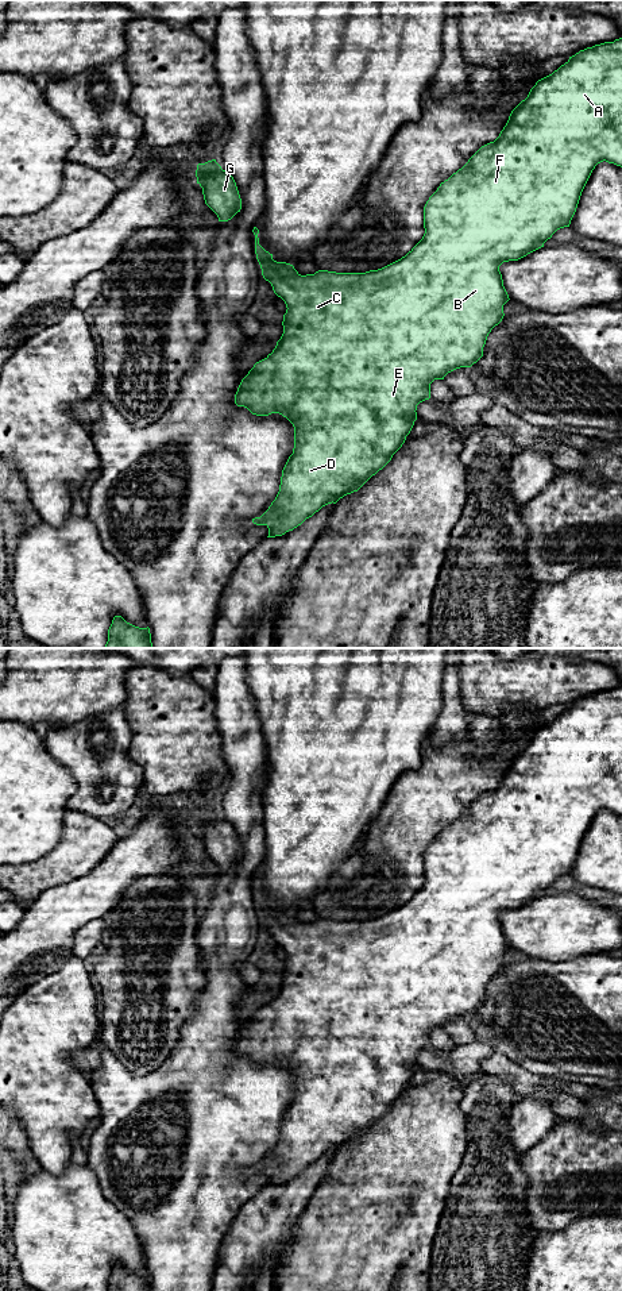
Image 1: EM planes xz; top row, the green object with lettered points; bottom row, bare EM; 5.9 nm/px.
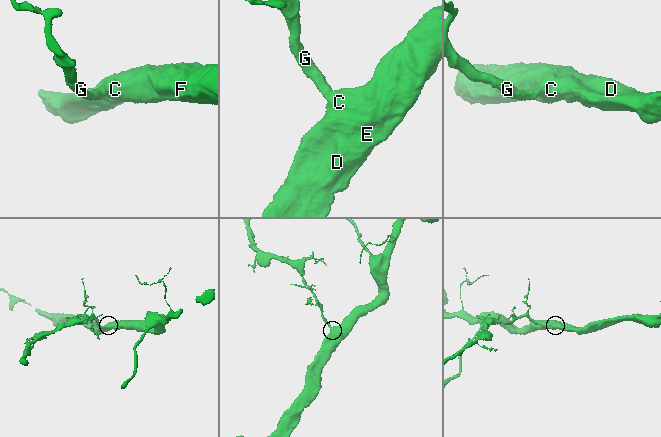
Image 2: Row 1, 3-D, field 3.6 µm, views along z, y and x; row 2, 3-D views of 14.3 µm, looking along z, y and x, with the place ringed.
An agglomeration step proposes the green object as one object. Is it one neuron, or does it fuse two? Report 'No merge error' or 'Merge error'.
No merge error

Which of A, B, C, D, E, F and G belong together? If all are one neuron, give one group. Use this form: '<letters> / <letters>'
A B C D E F G

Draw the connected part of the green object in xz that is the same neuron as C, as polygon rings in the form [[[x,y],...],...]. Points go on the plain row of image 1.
[[[622,686],[580,698],[552,722],[537,729],[528,745],[511,759],[499,785],[494,790],[482,794],[461,817],[441,831],[437,839],[429,845],[424,855],[425,882],[401,907],[382,917],[366,921],[318,918],[314,922],[301,924],[293,913],[273,907],[273,902],[259,893],[259,878],[254,875],[255,902],[262,917],[262,924],[271,932],[274,941],[285,949],[287,957],[283,963],[283,982],[281,987],[277,990],[273,1001],[256,1010],[242,1028],[235,1043],[235,1052],[247,1056],[256,1064],[279,1061],[294,1075],[294,1097],[282,1118],[279,1140],[268,1157],[260,1165],[252,1167],[254,1172],[268,1176],[267,1186],[282,1184],[293,1179],[322,1155],[332,1151],[336,1152],[344,1144],[358,1140],[391,1109],[393,1103],[405,1091],[417,1068],[417,1053],[430,1047],[430,1032],[434,1028],[444,1028],[448,1021],[456,1017],[471,1016],[483,1005],[487,984],[502,970],[505,964],[503,953],[510,948],[503,934],[499,914],[503,910],[518,909],[544,895],[544,891],[557,878],[569,875],[592,818],[603,809],[622,816]]]

